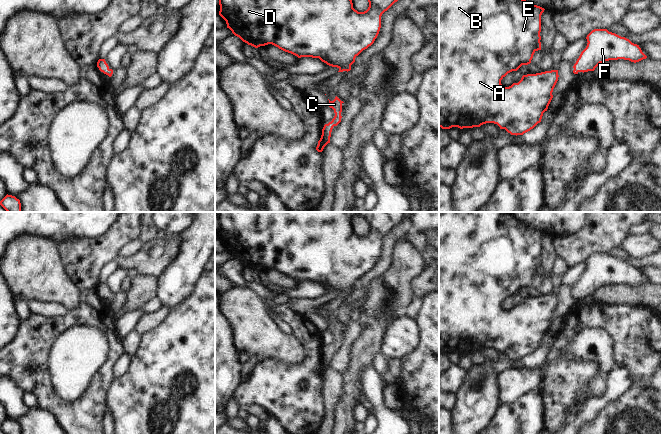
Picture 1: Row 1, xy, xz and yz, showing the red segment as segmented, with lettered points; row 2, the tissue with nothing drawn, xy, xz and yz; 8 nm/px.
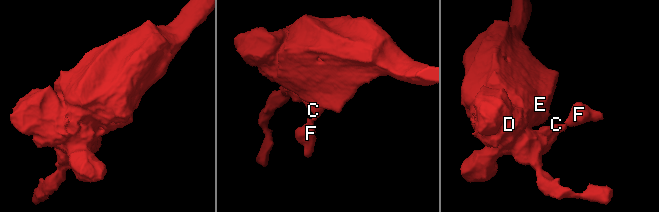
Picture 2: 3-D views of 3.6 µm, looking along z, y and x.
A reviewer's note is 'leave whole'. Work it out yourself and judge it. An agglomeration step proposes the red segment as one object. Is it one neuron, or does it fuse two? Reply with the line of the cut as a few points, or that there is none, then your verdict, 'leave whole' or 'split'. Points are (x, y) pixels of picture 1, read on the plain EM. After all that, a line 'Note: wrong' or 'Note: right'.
no cut; leave whole
Note: right

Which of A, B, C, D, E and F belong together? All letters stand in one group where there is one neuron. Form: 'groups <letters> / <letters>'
groups A B C D E F

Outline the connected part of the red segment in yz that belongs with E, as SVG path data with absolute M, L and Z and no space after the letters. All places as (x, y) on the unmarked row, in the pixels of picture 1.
M439 212L439 351L473 352L486 347L497 348L511 359L523 359L541 346L543 337L547 335L553 322L552 316L558 305L558 294L545 295L536 298L523 299L518 307L509 311L501 308L501 304L510 296L517 295L522 289L531 287L536 275L541 274L541 239L544 232L533 229L519 221L509 212Z

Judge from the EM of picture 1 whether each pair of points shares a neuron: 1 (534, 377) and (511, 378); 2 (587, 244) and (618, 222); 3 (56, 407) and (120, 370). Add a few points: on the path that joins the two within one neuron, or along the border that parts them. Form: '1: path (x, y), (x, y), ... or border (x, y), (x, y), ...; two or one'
1: path (528, 378), (517, 378); one
2: path (595, 236), (610, 223); one
3: border (123, 354), (113, 366), (114, 377); two

